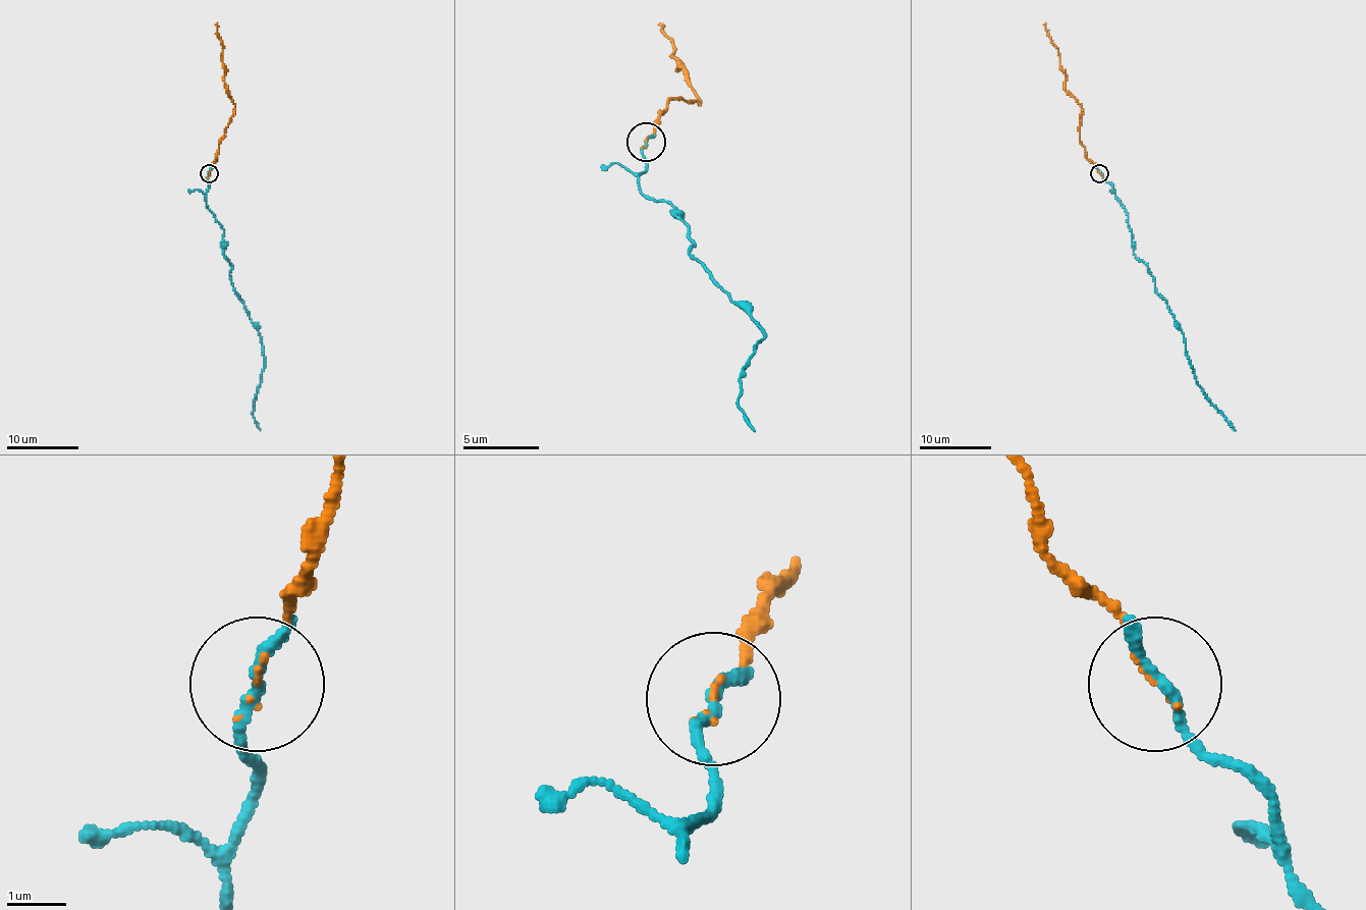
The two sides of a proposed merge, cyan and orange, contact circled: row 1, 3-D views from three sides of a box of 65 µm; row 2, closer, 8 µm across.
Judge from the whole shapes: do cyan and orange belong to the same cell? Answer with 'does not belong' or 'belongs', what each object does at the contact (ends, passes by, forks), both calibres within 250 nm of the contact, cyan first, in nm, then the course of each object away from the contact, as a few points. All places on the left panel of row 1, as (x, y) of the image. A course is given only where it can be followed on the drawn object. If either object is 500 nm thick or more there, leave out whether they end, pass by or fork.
belongs; cyan passes by; orange ends; calibres 170 and 60 nm; course cyan (210, 173), (206, 208), (224, 230), (234, 293), (260, 335), (264, 359), (253, 412), (260, 430); course orange (210, 173), (234, 105), (226, 89), (217, 22)

